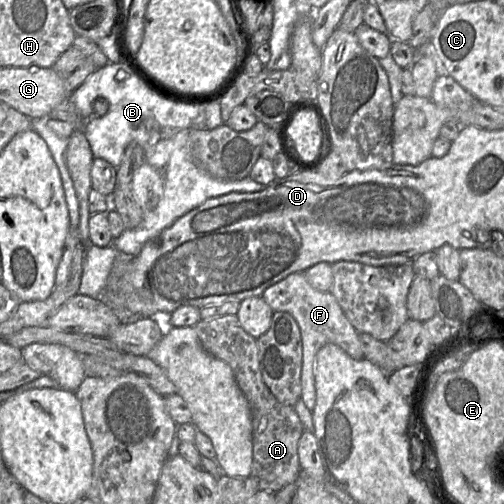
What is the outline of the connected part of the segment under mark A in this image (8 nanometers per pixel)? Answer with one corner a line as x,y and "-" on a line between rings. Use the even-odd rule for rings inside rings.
236,314
200,319
194,328
203,348
232,368
236,382
248,400
252,415
253,447
250,477
256,481
258,490
277,492
295,483
301,471
298,442
304,427
294,406
280,403
263,381
257,340
243,329

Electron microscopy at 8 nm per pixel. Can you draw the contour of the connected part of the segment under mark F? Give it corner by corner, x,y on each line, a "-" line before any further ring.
295,272
268,287
261,297
274,312
290,313
299,325
302,338
301,399
312,411
316,404
315,359
318,351
332,343
342,348
355,360
364,359
359,333
350,323
341,306
331,292
321,292
313,288
303,272

